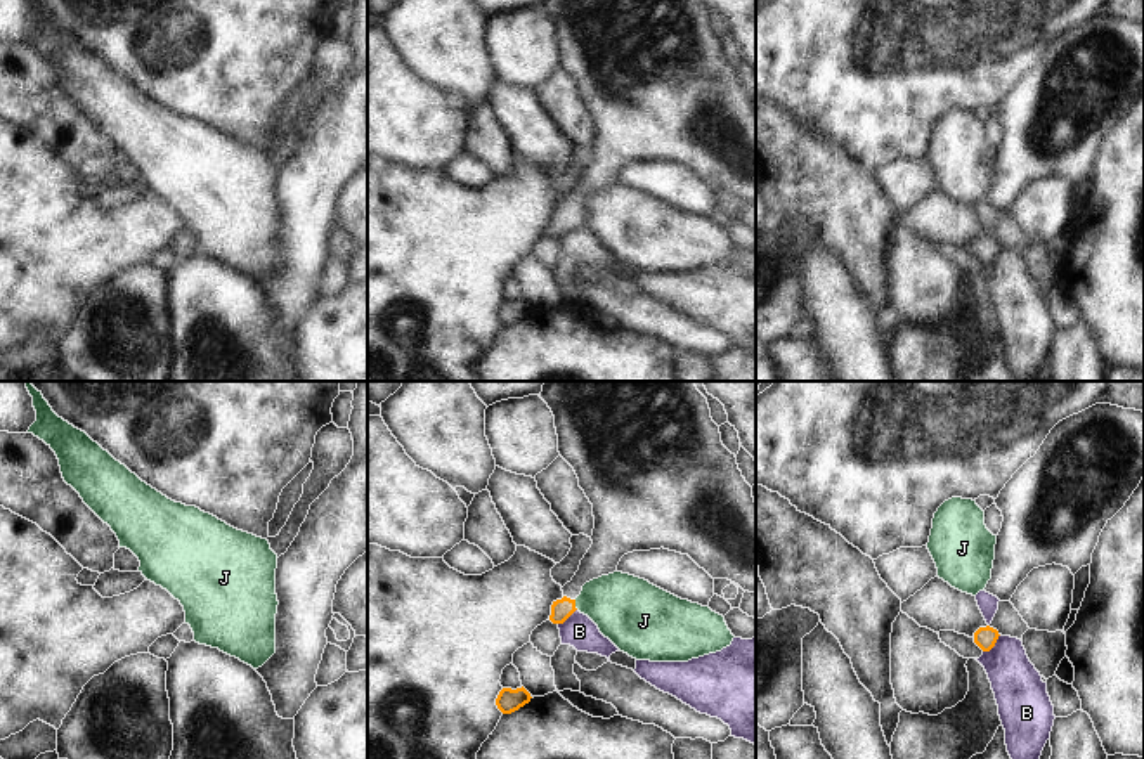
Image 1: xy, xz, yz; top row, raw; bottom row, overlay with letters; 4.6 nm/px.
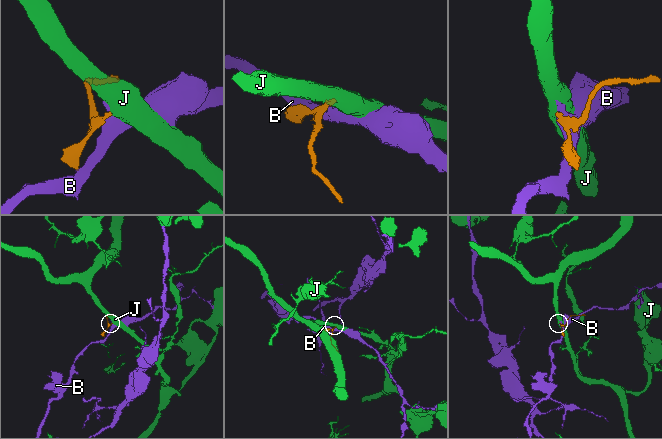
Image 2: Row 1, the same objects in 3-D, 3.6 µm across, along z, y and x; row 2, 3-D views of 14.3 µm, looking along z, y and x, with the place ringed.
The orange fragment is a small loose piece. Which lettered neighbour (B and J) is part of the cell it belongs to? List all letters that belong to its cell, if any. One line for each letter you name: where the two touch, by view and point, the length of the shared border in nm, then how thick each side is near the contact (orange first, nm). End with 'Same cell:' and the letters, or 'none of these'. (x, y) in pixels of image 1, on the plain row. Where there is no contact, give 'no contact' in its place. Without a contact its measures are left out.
Same cell: none of these

